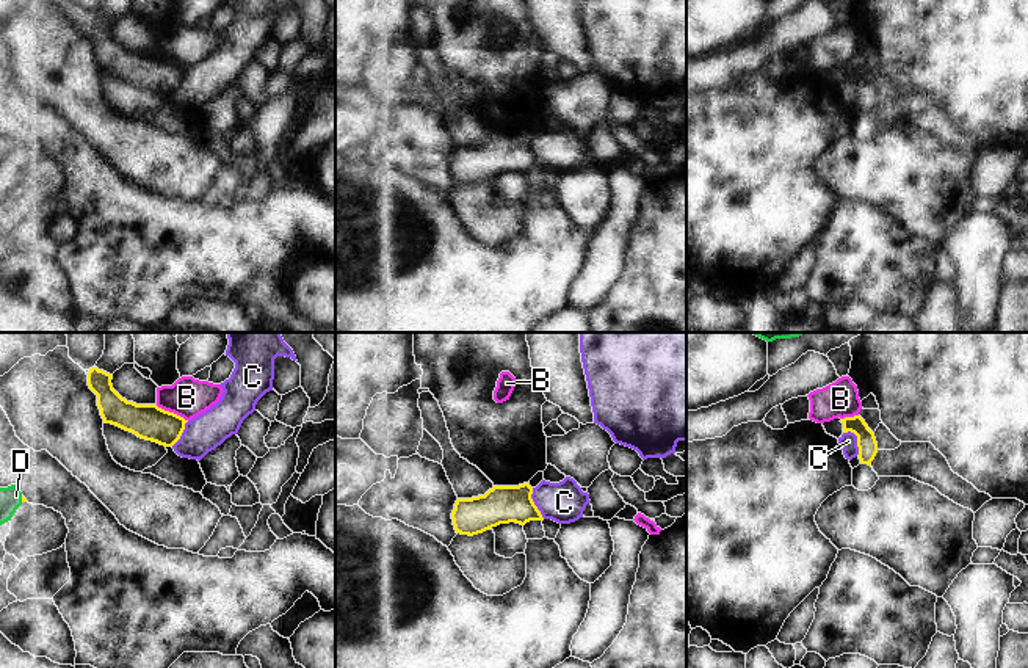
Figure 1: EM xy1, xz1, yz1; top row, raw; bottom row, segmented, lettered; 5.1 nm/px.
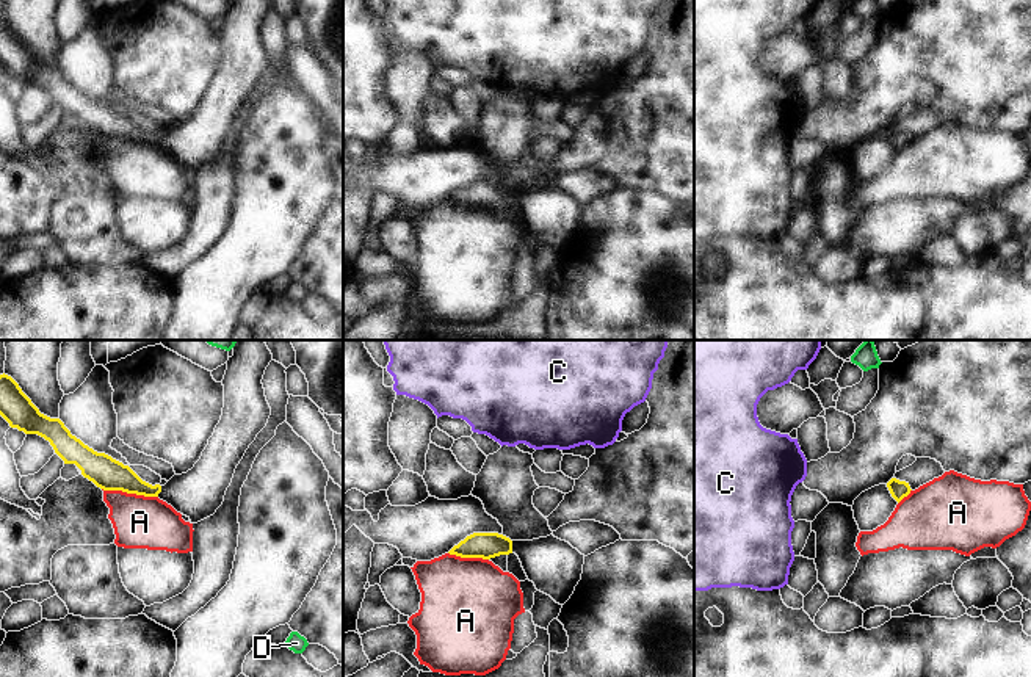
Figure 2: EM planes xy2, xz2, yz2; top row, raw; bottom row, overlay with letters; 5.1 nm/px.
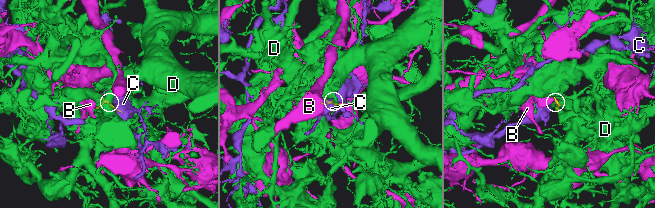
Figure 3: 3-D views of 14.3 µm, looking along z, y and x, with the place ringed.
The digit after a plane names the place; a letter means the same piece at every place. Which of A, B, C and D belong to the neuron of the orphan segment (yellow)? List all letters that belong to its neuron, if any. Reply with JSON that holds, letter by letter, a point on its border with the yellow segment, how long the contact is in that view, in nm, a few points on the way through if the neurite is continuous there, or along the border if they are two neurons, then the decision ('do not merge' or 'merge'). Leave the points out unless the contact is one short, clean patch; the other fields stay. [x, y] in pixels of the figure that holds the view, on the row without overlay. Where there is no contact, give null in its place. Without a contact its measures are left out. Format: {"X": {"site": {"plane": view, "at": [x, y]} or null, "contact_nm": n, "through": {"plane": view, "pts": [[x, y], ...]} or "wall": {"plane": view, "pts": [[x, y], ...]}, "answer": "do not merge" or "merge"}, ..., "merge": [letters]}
{"A": {"site": {"plane": "xy2", "at": [130, 141]}, "contact_nm": 300, "wall": {"plane": "xy2", "pts": [[102, 137], [157, 146]]}, "answer": "do not merge"}, "B": {"site": {"plane": "xy1", "at": [171, 61]}, "contact_nm": 190, "wall": {"plane": "xy1", "pts": [[155, 54], [187, 69]]}, "answer": "do not merge"}, "C": {"site": {"plane": "yz1", "at": [857, 88]}, "contact_nm": 150, "wall": {"plane": "yz1", "pts": [[843, 80], [851, 80], [856, 85], [857, 104]]}, "answer": "do not merge"}, "D": {"site": {"plane": "xy1", "at": [22, 148]}, "contact_nm": 30, "wall": {"plane": "xy1", "pts": [[21, 145], [22, 149]]}, "answer": "do not merge"}, "merge": []}

